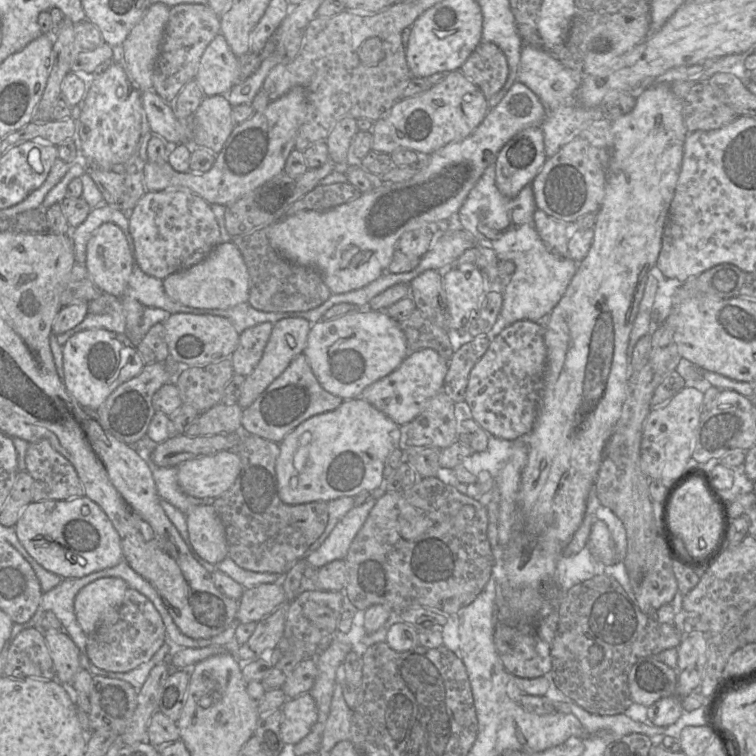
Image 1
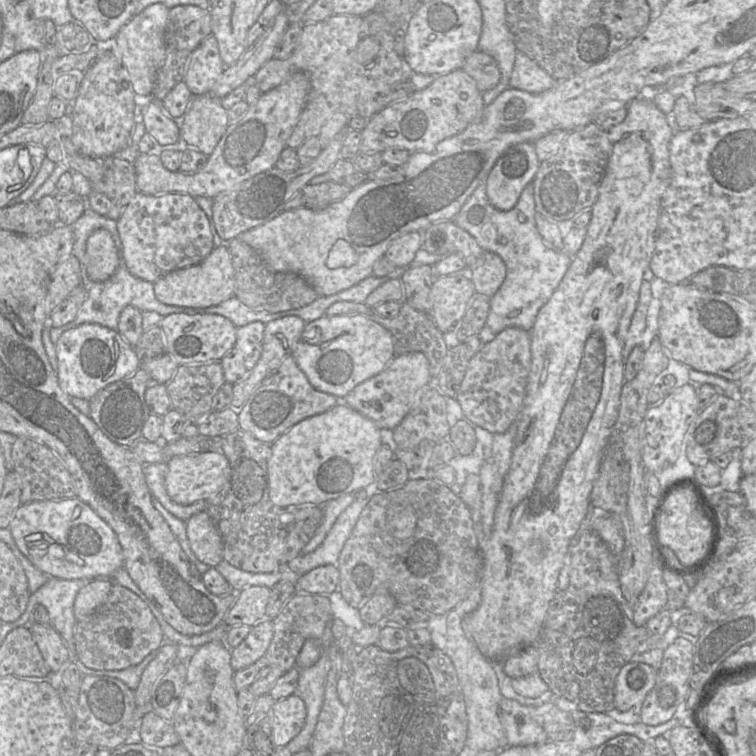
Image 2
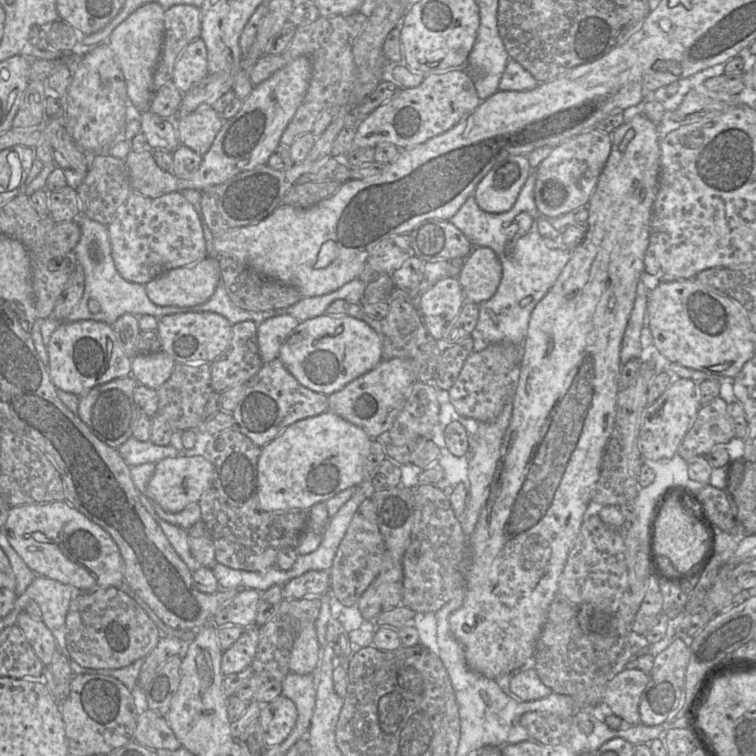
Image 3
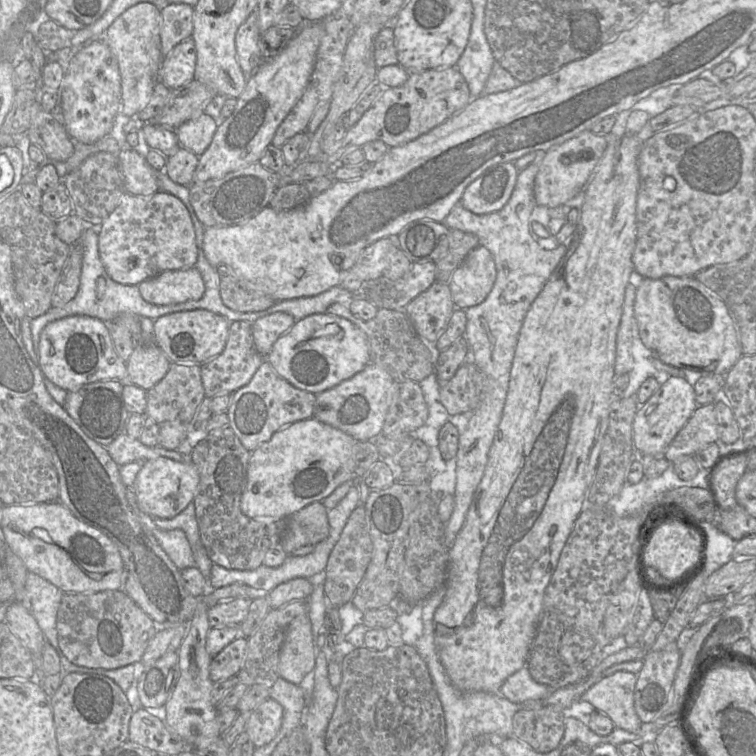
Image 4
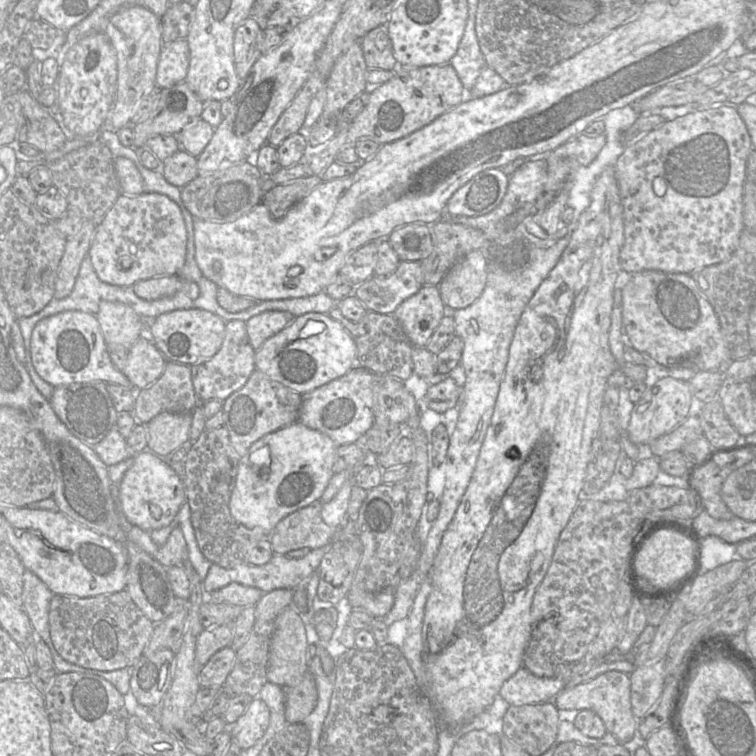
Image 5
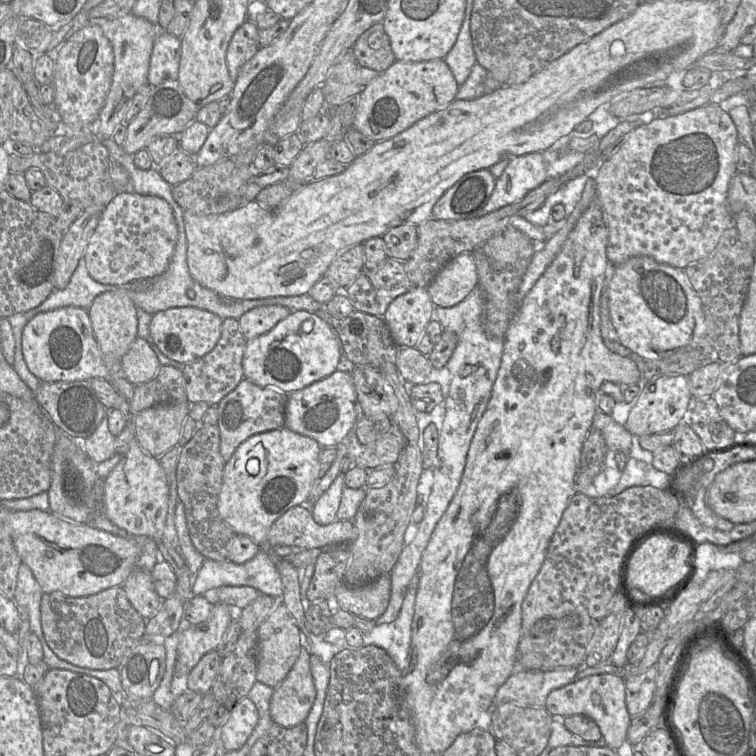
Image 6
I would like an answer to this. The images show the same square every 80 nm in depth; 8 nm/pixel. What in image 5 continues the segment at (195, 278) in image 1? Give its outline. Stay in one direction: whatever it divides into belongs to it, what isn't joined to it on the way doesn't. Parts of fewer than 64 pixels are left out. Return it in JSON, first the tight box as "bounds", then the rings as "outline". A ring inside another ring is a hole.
{"bounds":[132,275,200,300],"outline":[[[178,275],[159,276],[141,280],[132,286],[135,294],[144,300],[157,300],[182,291],[191,299],[196,299],[200,290],[195,282],[184,280]]]}

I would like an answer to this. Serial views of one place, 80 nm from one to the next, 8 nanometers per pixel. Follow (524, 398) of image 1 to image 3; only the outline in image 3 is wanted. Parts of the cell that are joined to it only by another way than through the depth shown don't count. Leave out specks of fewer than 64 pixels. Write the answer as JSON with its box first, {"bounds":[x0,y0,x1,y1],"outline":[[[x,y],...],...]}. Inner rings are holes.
{"bounds":[448,343,522,422],"outline":[[[491,343],[484,349],[472,352],[461,372],[448,390],[449,400],[455,410],[464,417],[478,422],[493,422],[501,413],[509,396],[513,395],[519,379],[522,360],[522,345]]]}

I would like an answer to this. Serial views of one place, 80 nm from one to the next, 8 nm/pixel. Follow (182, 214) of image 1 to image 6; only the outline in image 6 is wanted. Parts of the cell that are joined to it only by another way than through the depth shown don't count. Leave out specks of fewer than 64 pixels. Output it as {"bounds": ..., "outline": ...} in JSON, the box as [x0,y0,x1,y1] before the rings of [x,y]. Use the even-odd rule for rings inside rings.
{"bounds":[83,191,177,286],"outline":[[[122,191],[103,210],[83,254],[83,262],[95,281],[105,285],[130,286],[167,270],[177,235],[173,210],[163,198]]]}

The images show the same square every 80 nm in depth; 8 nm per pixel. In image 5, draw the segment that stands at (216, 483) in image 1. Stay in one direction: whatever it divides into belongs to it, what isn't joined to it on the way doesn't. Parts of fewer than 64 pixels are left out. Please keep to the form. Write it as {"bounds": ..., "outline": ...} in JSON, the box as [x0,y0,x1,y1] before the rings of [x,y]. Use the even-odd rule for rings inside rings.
{"bounds":[118,450,186,532],"outline":[[[142,450],[133,456],[133,464],[118,486],[118,502],[130,524],[151,532],[173,521],[186,502],[185,488],[181,477],[162,457],[149,450]]]}

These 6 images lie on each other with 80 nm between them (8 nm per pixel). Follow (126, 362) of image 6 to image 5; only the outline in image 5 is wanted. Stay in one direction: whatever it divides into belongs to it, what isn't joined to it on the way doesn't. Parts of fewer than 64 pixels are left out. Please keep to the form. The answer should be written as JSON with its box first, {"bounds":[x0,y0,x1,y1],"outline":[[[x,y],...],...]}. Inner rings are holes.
{"bounds":[124,337,166,390],"outline":[[[139,337],[129,348],[124,370],[136,390],[154,383],[163,373],[166,362],[155,344],[146,337]]]}

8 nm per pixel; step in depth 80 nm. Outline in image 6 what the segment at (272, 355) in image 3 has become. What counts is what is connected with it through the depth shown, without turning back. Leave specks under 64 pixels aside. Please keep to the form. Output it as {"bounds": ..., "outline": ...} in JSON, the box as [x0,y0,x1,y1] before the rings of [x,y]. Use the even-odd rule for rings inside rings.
{"bounds":[239,305,291,341],"outline":[[[262,305],[245,312],[239,319],[240,330],[247,341],[270,331],[291,311],[281,305]]]}

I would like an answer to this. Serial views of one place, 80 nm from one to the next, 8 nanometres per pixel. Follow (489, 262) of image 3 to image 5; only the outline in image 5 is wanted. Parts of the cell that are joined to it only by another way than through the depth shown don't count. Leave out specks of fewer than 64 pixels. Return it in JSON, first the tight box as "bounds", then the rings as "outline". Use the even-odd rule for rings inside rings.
{"bounds":[438,250,489,310],"outline":[[[473,250],[459,259],[438,285],[448,310],[466,308],[482,294],[488,276],[489,258],[483,250]]]}

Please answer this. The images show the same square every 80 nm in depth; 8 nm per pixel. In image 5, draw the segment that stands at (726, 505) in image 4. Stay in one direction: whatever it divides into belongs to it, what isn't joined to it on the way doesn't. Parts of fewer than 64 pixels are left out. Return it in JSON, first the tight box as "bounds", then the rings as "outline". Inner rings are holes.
{"bounds":[686,447,755,520],"outline":[[[750,447],[731,452],[715,451],[710,458],[691,469],[686,477],[699,498],[701,509],[711,517],[728,520],[734,515],[721,497],[721,487],[734,470],[755,459]]]}

